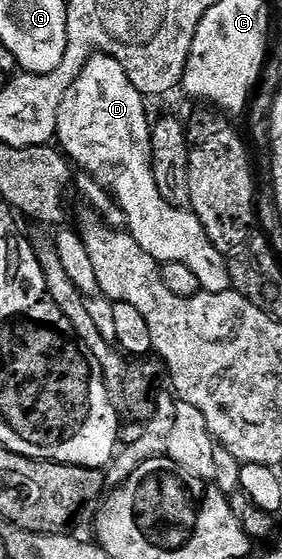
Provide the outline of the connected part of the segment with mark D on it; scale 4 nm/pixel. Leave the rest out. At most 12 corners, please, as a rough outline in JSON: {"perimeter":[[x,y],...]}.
{"perimeter":[[114,56],[58,107],[56,144],[109,191],[159,265],[231,291],[227,257],[150,165],[152,120]]}

